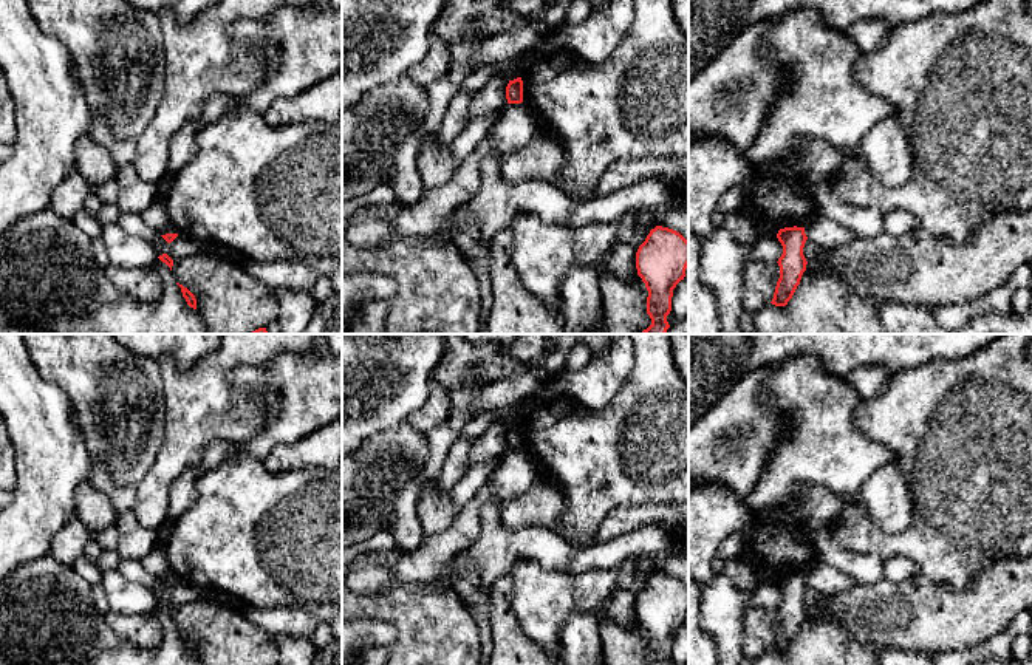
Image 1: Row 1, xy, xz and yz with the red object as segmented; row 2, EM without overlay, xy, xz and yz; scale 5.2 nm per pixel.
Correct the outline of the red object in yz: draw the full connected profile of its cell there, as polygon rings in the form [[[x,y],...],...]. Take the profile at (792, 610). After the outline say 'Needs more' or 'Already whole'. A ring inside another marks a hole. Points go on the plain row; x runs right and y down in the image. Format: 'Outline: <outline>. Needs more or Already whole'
Outline: [[[794,572],[780,575],[777,585],[783,592],[783,600],[777,608],[780,612],[780,625],[771,650],[786,653],[806,617],[808,608],[803,602],[803,594],[808,583],[805,574]]]. Already whole

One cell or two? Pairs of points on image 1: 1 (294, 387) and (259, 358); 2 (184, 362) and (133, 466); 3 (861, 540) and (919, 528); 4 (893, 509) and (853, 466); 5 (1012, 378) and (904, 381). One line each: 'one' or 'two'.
1: two
2: two
3: one
4: two
5: one

